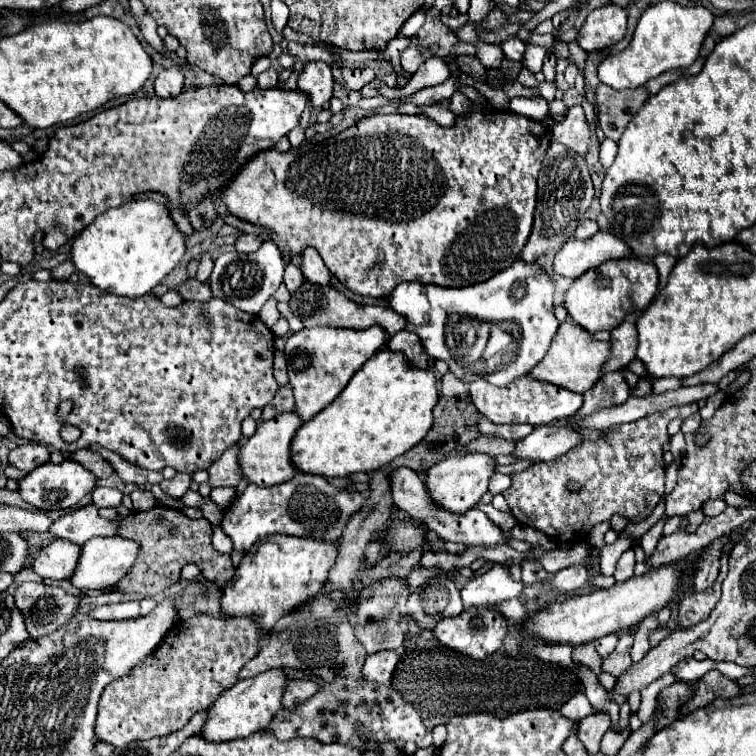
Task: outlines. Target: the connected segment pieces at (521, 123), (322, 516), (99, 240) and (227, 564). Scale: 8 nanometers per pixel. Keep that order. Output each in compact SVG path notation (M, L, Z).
M473 104L473 112L469 116L457 118L457 124L453 128L441 128L423 114L417 116L375 114L359 120L345 132L335 134L327 140L307 142L289 152L277 152L277 150L259 152L243 166L243 170L235 176L235 180L221 192L221 200L229 208L229 212L239 220L267 228L269 238L277 244L285 262L289 262L293 254L299 254L309 246L315 248L323 258L323 262L327 264L327 268L331 270L331 274L355 294L385 298L401 282L421 282L421 284L435 284L447 288L463 288L477 282L485 282L497 272L509 268L521 254L523 246L527 244L527 238L533 228L533 212L537 200L537 174L541 170L541 160L549 144L551 144L551 132L541 122L513 112L485 114L477 104Z
M299 472L299 476L293 476L293 480L269 488L249 484L243 494L223 512L221 530L233 540L235 550L241 552L249 552L253 544L269 534L313 538L317 542L331 544L341 540L347 522L361 508L363 496L357 490L341 490L331 486L323 476Z
M141 198L105 210L89 224L71 246L71 262L93 286L127 298L149 294L183 258L185 236L165 212L161 202Z
M155 506L151 510L143 512L131 512L129 516L121 518L117 516L117 534L131 538L139 544L139 554L137 554L137 564L119 580L115 586L119 592L125 594L139 594L143 598L153 598L165 592L169 586L179 582L181 568L187 564L195 564L205 580L213 582L217 588L223 588L229 578L233 578L235 568L231 564L229 554L219 554L211 546L211 524L201 518L201 520L191 520L183 512L167 506Z

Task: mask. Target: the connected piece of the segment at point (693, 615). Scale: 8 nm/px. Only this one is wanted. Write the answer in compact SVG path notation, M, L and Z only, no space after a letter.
M727 554L721 556L721 570L711 588L703 592L695 592L695 590L683 592L683 600L679 604L679 616L677 616L677 622L681 628L699 624L701 620L705 620L705 616L709 616L709 612L721 598L721 582L725 580L725 576L727 576Z

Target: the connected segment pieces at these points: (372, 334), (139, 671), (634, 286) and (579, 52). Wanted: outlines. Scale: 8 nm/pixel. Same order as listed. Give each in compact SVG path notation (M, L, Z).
M303 328L285 342L287 372L295 394L295 414L307 422L321 408L329 406L339 392L347 386L351 376L385 344L387 334L383 328L349 330L349 328Z
M197 614L181 622L181 626L173 628L159 644L159 648L155 648L155 652L147 656L145 662L133 668L129 676L123 676L105 688L95 726L99 740L113 746L123 746L135 740L147 740L181 730L195 712L207 710L223 690L231 688L239 680L239 670L257 654L263 642L265 636L261 634L257 622L251 618L213 618Z
M639 258L609 260L597 268L587 270L569 286L565 294L565 308L569 316L581 324L589 334L601 330L613 330L631 312L645 310L659 290L659 274L653 262L643 262Z
M575 40L568 42L567 45L568 45L570 54L572 54L572 57L575 61L576 66L584 75L587 53L577 44L577 42L575 42Z

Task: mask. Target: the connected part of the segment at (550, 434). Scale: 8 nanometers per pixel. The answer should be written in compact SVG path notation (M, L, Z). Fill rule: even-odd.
M535 426L535 430L527 438L519 440L515 456L531 458L537 462L549 462L565 454L569 448L577 448L577 444L581 444L581 434L577 430Z

